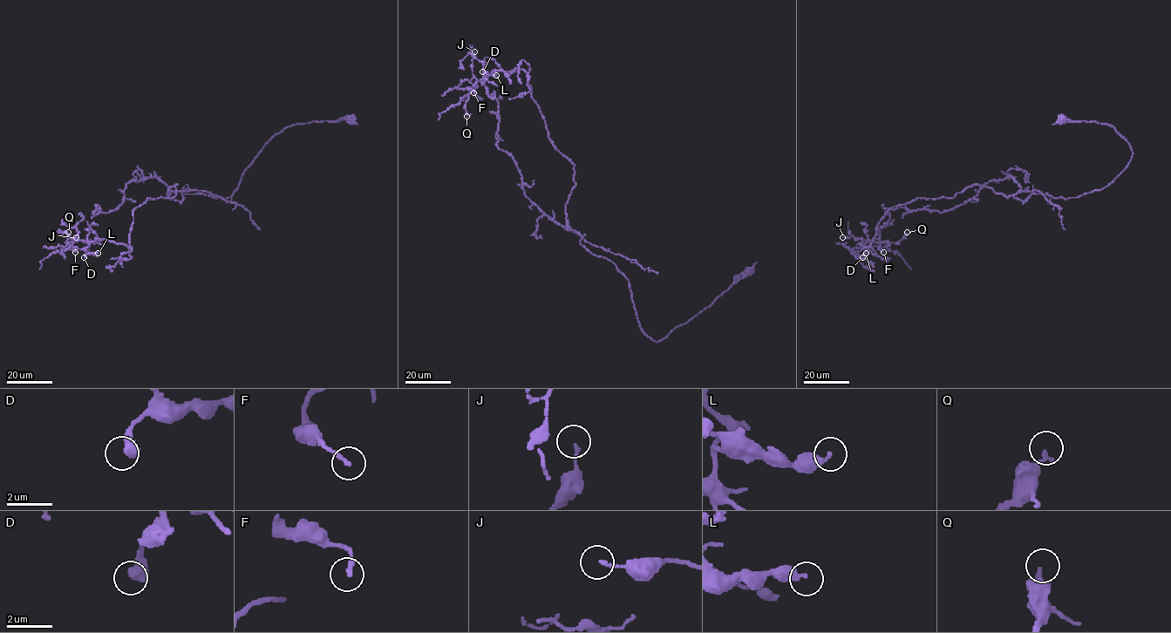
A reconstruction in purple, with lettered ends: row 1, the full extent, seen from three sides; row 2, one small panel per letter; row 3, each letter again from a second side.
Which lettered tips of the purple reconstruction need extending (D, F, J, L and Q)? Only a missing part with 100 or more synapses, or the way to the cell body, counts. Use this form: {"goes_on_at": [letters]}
{"goes_on_at": []}

